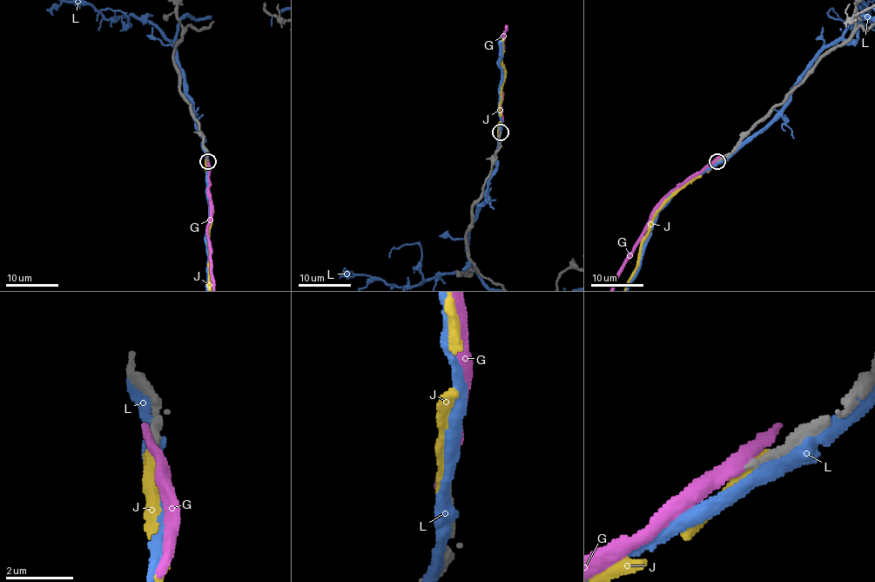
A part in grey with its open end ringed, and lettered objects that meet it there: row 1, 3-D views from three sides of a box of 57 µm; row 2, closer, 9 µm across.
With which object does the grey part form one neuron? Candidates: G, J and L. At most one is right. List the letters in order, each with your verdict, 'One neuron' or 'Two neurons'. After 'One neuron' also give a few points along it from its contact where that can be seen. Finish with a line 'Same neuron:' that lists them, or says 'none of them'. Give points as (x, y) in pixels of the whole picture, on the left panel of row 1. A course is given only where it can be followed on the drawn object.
G: Two neurons
J: Two neurons
L: Two neurons
Same neuron: none of them

